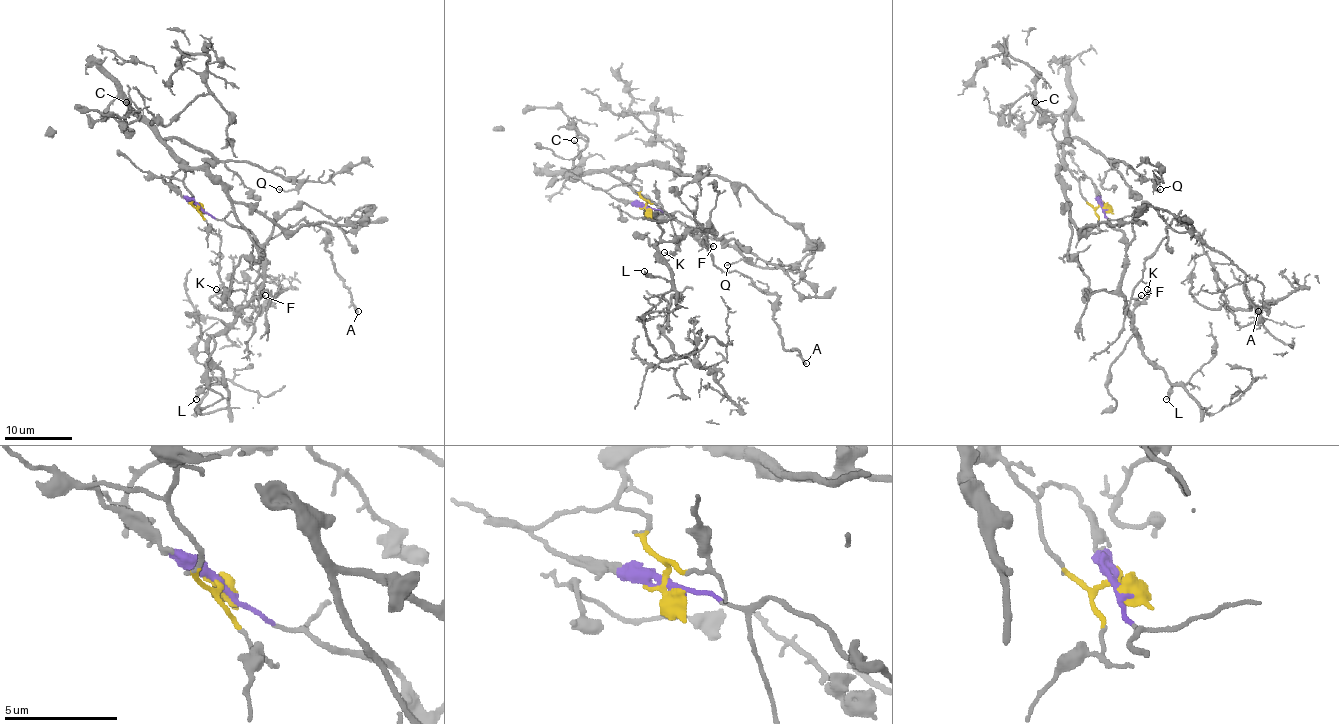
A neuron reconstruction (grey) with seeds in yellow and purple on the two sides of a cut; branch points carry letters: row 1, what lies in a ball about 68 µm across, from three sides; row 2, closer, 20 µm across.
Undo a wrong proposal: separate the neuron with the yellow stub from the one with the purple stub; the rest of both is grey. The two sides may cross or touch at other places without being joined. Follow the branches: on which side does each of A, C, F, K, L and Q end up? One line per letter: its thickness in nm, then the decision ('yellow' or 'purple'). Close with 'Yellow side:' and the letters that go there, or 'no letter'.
A: 280 nm thick; purple
C: 130 nm thick; yellow
F: 120 nm thick; purple
K: 160 nm thick; purple
L: 190 nm thick; purple
Q: 130 nm thick; yellow
Yellow side: C, Q

